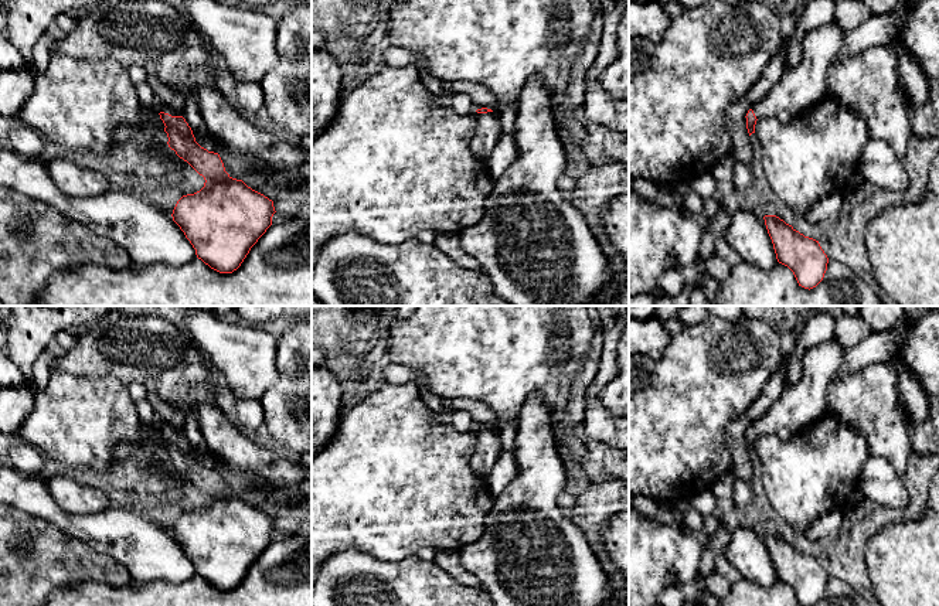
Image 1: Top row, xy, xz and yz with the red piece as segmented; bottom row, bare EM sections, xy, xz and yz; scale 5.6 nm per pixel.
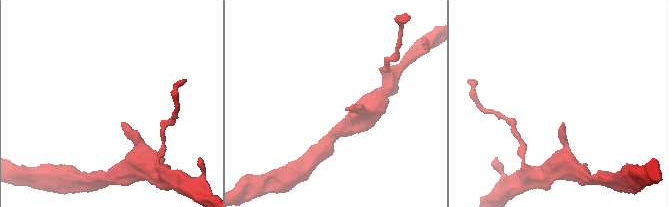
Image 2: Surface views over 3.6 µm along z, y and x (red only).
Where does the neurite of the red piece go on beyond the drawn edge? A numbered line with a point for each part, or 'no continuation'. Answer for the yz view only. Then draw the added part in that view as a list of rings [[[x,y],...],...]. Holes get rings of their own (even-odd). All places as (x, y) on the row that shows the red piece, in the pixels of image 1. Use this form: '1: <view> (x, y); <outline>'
1: yz (805, 84); [[[836,20],[807,33],[800,62],[786,68],[772,91],[752,108],[756,119],[775,118],[786,123],[821,99],[827,69],[843,47],[846,33]]]

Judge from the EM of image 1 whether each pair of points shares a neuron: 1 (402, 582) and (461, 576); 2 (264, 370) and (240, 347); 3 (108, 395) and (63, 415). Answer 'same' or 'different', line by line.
1: different
2: same
3: same

